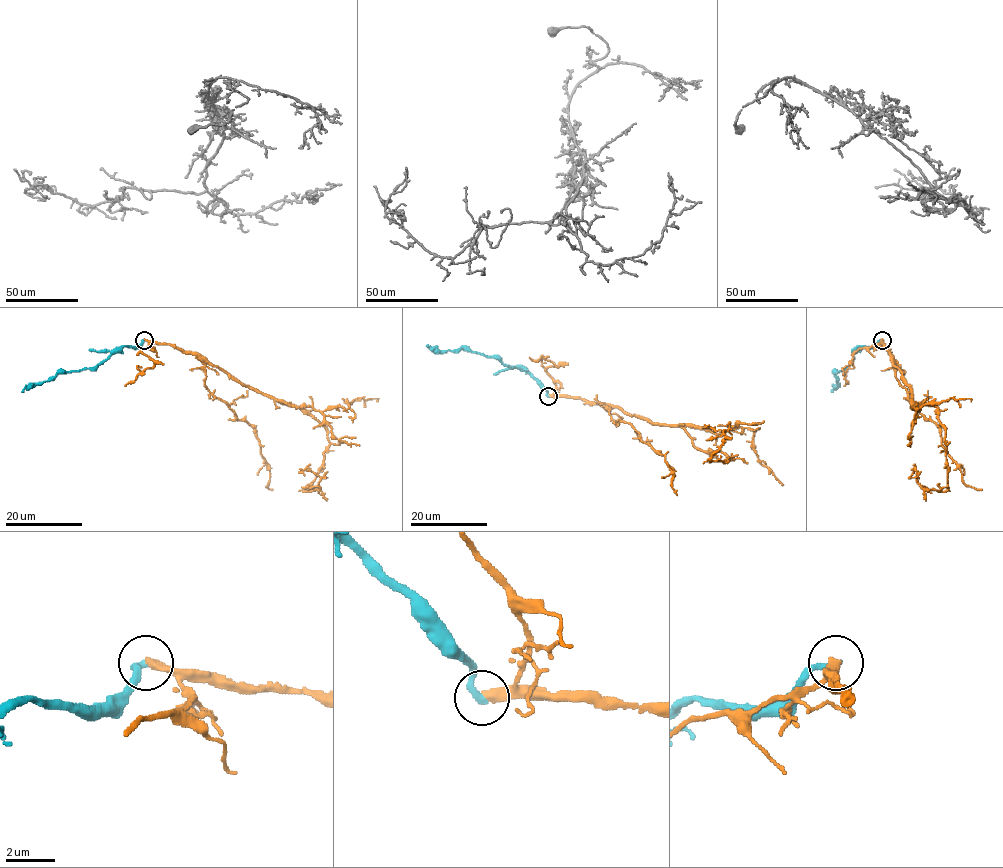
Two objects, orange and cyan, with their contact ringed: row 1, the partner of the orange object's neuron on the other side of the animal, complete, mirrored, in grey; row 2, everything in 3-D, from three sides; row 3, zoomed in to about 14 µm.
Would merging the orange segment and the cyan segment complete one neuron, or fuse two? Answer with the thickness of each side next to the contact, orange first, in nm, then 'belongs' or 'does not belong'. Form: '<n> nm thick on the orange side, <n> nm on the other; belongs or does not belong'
400 nm thick on the orange side, 300 nm on the other; does not belong

